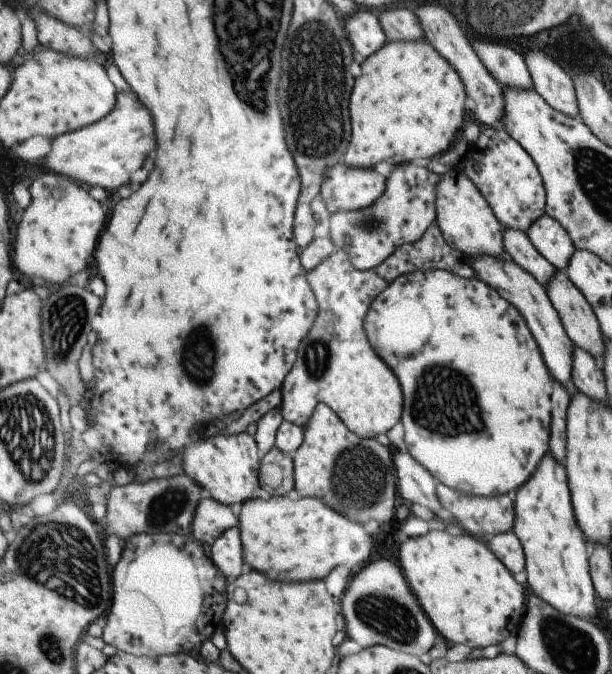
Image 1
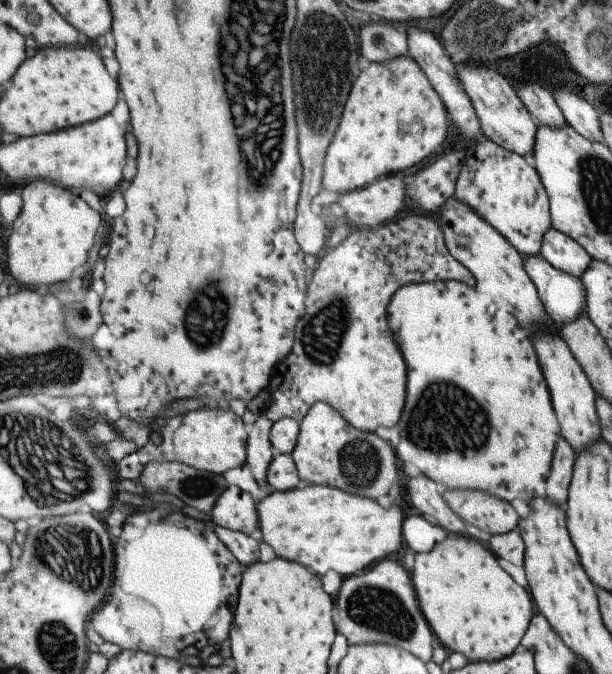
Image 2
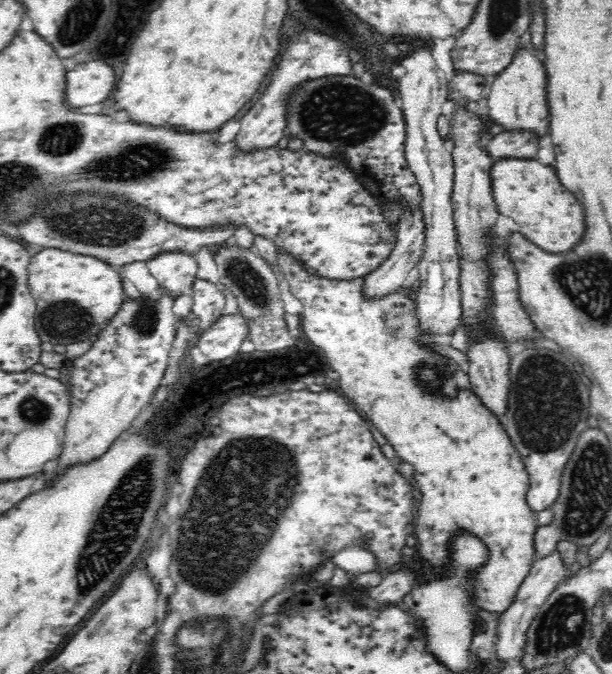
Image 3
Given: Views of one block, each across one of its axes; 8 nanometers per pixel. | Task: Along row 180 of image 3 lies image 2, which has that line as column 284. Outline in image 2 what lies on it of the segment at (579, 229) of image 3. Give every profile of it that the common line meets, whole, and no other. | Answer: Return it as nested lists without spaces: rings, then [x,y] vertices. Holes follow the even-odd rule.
[[[305,484],[285,492],[275,491],[257,504],[262,532],[260,541],[271,546],[277,557],[301,563],[318,575],[327,574],[333,568],[345,578],[350,577],[373,562],[393,556],[401,546],[405,546],[403,510],[399,510],[393,500],[391,506],[385,511],[375,499],[361,498],[361,495],[331,485]]]

